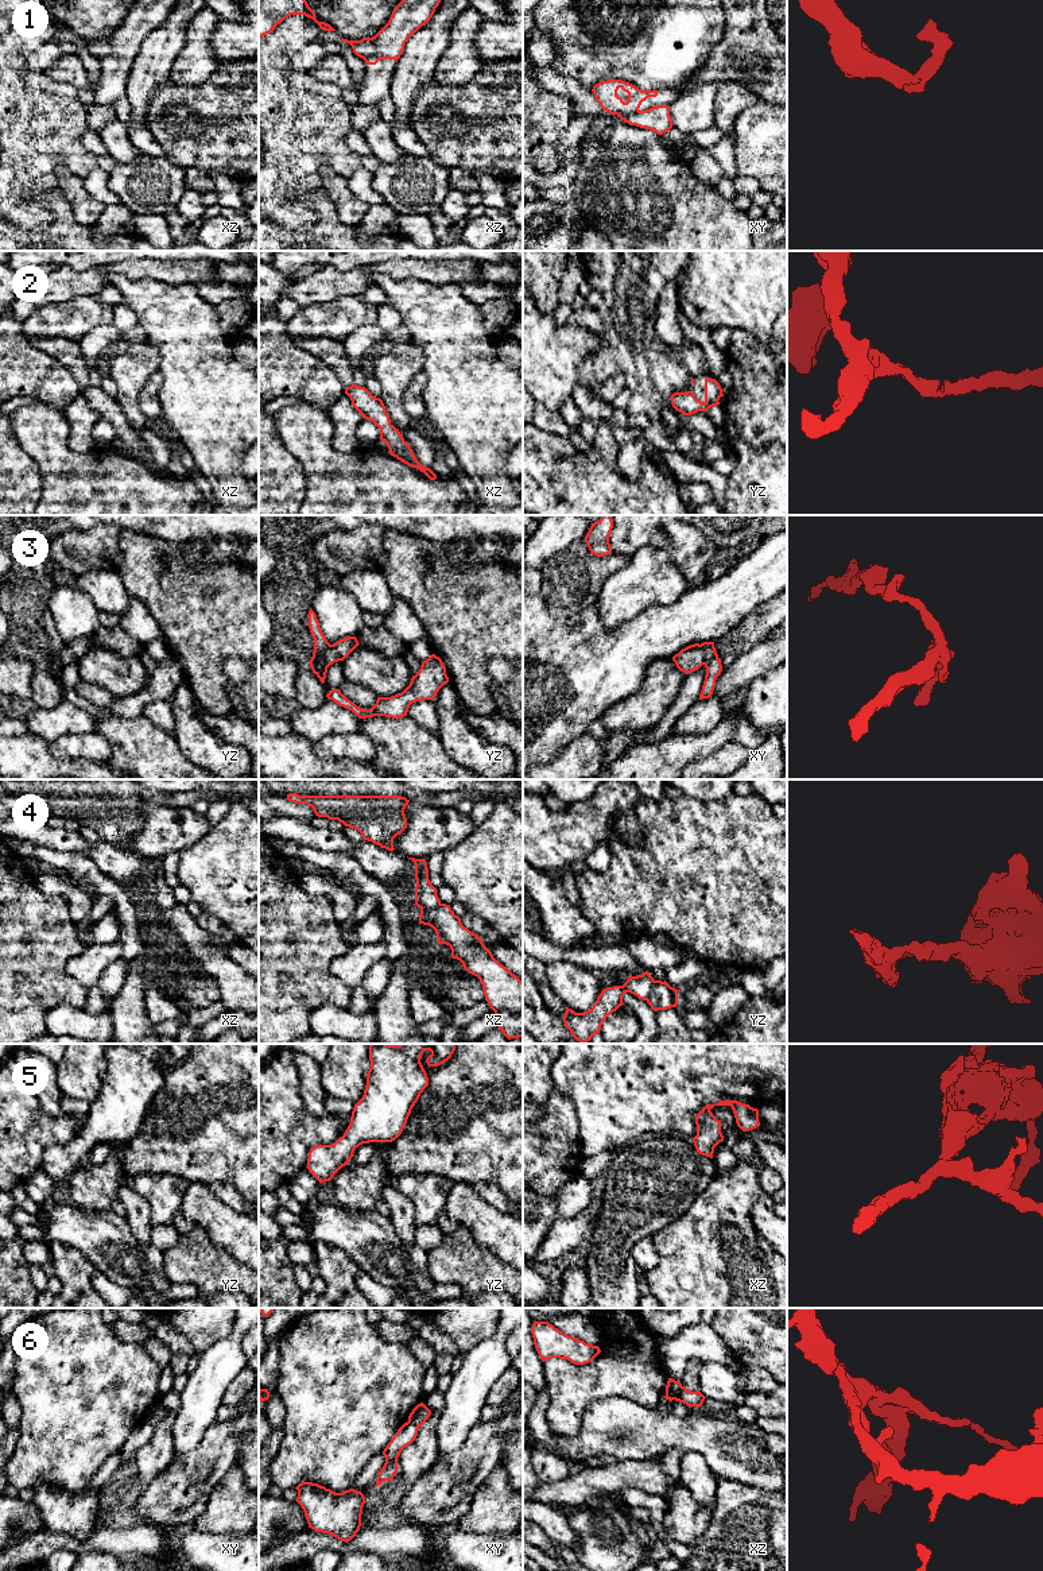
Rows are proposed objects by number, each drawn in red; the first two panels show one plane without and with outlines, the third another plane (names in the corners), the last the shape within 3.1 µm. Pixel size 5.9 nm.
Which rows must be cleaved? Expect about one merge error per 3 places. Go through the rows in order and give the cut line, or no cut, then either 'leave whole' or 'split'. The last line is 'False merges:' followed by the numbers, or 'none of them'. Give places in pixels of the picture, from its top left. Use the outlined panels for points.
1: cut xy (639, 111), (617, 115); split
2: cut none; leave whole
3: cut yz (330, 645), (325, 656), (326, 668); split
4: cut xz (441, 904), (434, 908), (421, 909); split
5: cut none; leave whole
6: cut xz (682, 1386), (674, 1399); split
False merges: 1, 3, 4, 6

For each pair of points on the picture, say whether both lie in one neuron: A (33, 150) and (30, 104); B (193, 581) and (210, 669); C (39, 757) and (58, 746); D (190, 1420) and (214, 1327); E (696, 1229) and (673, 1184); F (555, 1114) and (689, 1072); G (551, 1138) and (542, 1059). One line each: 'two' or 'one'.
A: one
B: one
C: two
D: two
E: two
F: two
G: two

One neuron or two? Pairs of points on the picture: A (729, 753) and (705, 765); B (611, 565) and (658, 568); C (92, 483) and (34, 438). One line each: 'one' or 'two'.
A: one
B: two
C: one

